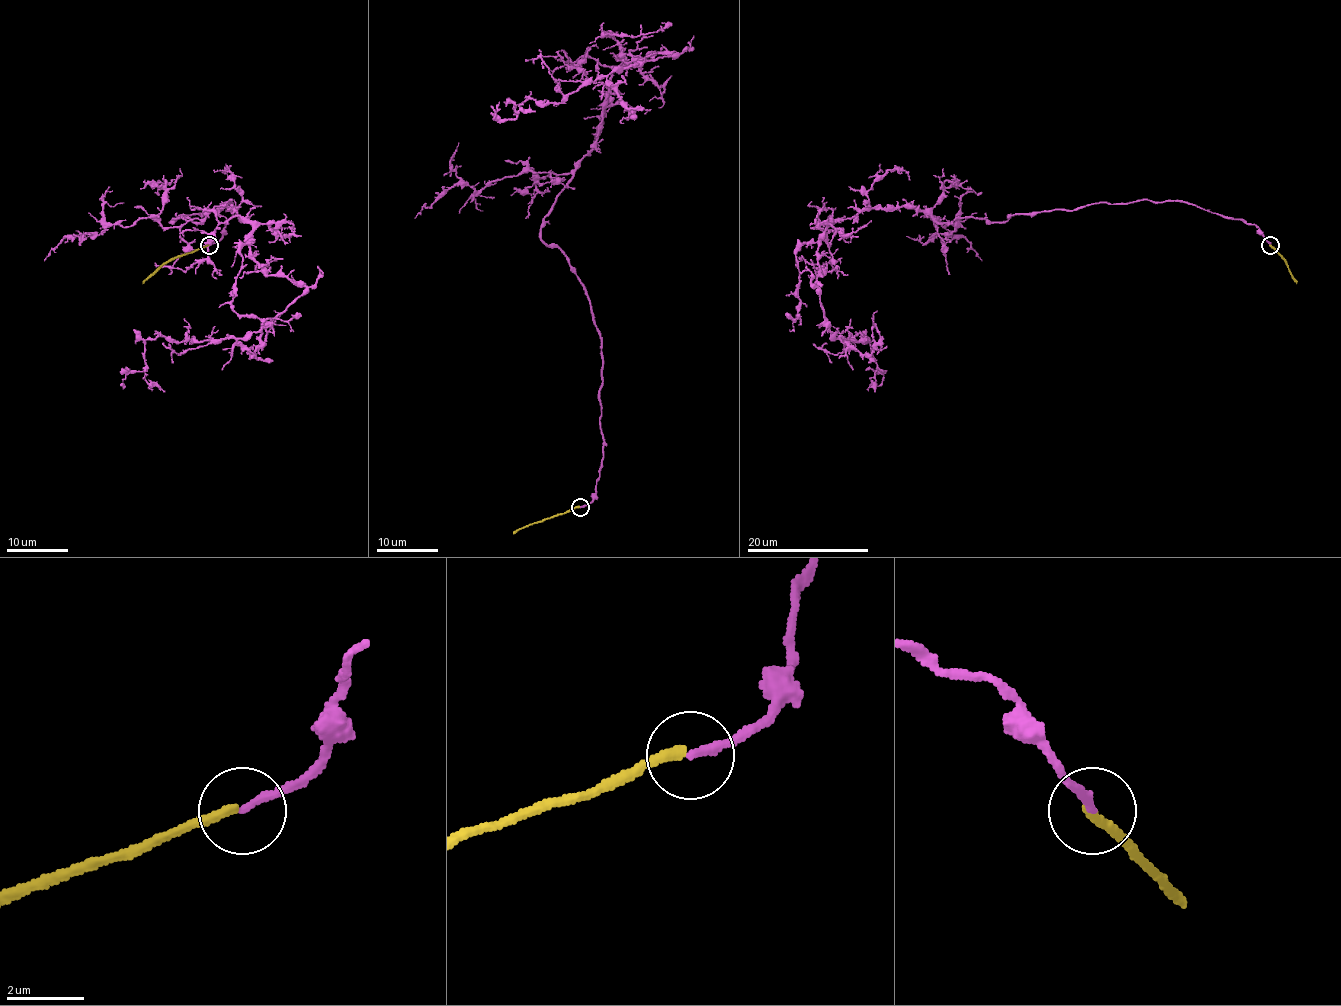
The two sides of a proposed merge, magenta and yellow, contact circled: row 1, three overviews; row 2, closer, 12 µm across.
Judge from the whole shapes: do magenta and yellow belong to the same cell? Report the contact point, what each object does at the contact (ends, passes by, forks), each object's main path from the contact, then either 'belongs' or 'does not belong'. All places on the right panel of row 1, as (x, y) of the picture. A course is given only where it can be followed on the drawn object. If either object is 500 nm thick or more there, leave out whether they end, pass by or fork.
(1270, 245) | magenta ends | yellow ends | magenta via (1271, 246), (1182, 201), (836, 218), (817, 288), (835, 337), (867, 340), (868, 384) | yellow via (1271, 246), (1284, 259), (1297, 284) | does not belong

